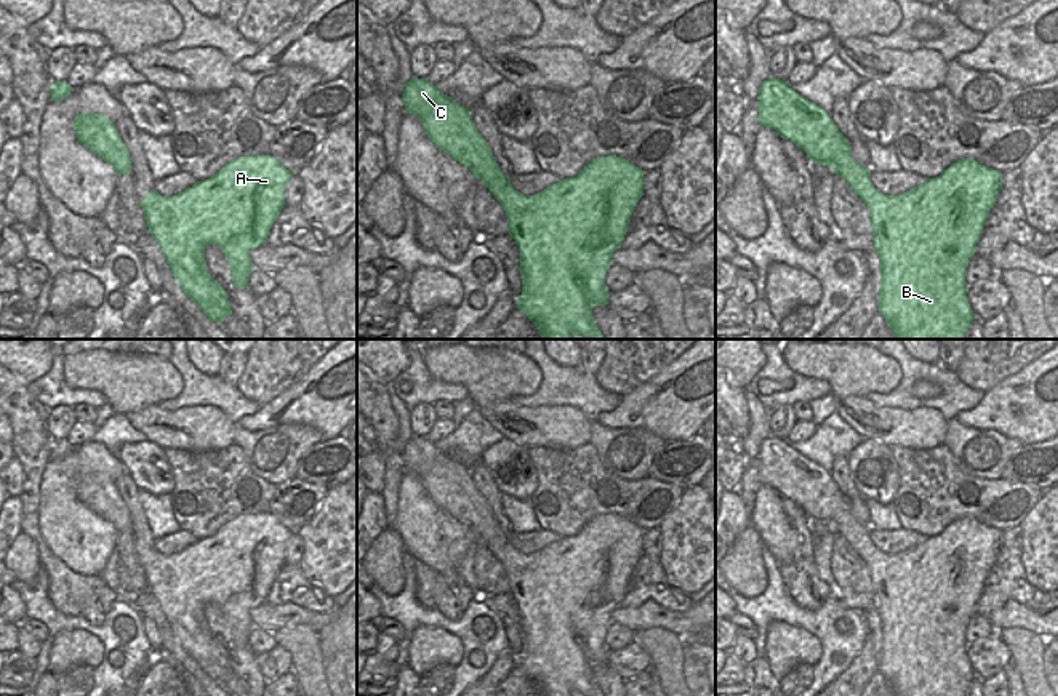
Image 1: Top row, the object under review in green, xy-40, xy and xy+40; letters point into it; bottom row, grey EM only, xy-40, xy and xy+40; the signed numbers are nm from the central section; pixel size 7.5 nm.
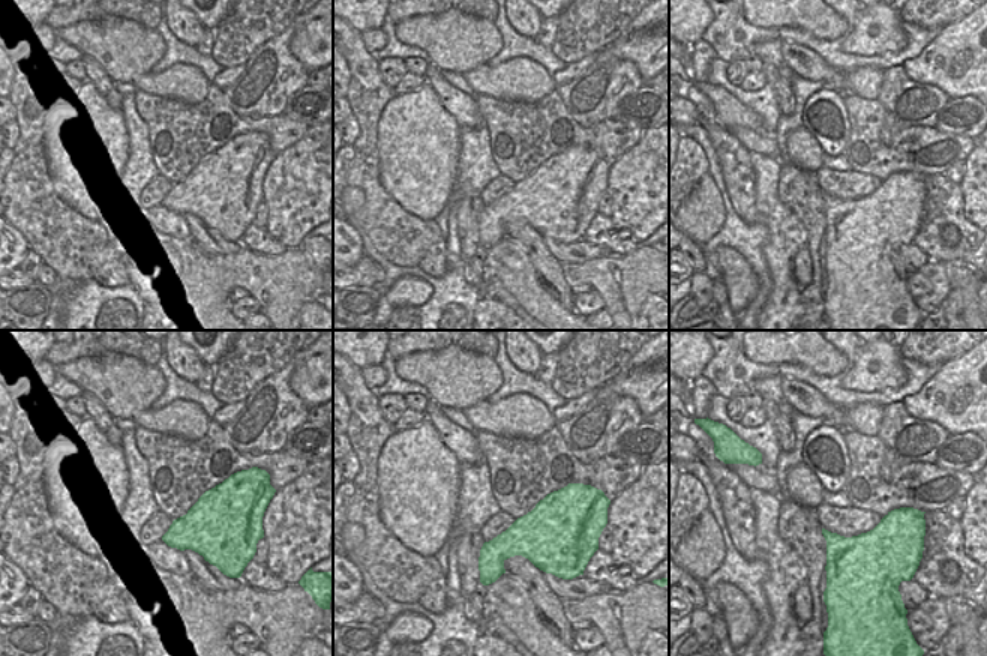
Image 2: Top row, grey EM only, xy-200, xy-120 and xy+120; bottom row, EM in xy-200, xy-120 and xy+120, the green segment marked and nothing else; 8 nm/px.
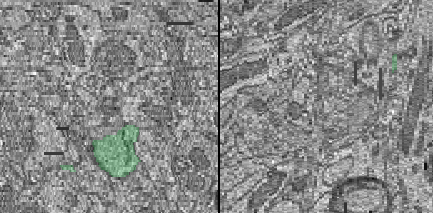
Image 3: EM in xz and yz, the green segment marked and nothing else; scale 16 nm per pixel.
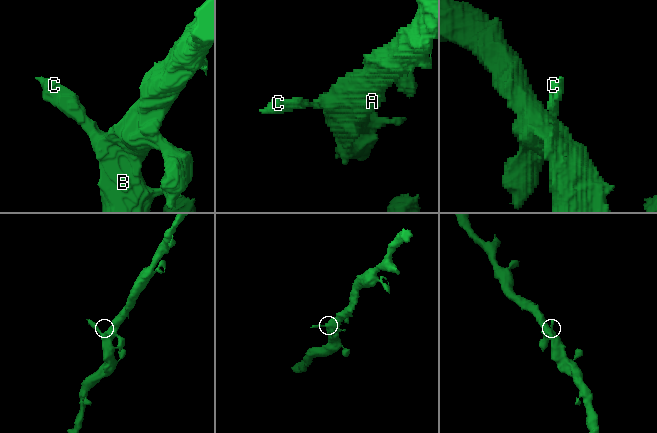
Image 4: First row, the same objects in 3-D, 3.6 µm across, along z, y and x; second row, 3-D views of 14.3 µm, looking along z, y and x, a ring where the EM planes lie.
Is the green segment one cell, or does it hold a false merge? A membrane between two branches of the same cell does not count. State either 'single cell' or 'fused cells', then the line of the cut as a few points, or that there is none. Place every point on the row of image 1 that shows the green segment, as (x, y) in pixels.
single cell; no cut

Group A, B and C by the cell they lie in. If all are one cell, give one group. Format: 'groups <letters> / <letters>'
groups A B C

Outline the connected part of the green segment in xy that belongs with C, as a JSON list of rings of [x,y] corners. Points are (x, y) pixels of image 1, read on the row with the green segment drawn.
[[[415,77],[402,96],[405,112],[423,122],[431,141],[469,168],[504,208],[509,235],[520,251],[522,294],[517,307],[535,323],[541,339],[571,339],[573,334],[603,339],[592,309],[608,304],[605,275],[643,195],[643,171],[623,157],[597,157],[578,176],[562,179],[535,195],[523,195],[501,171],[469,109],[440,93],[431,82]]]

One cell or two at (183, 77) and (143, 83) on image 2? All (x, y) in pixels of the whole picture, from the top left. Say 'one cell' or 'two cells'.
one cell

